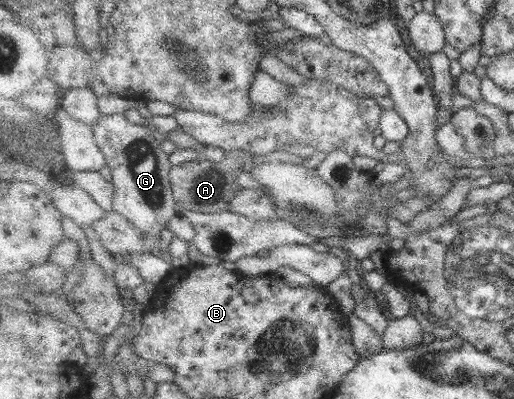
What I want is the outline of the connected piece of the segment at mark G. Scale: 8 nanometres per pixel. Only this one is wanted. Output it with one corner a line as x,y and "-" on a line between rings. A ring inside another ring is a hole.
123,113
102,114
93,127
93,136
112,174
114,211
127,218
141,234
143,244
153,249
161,241
161,233
167,229
167,223
179,215
175,210
176,200
170,181
174,167
170,155
161,149
161,141
151,134
147,126
128,121

